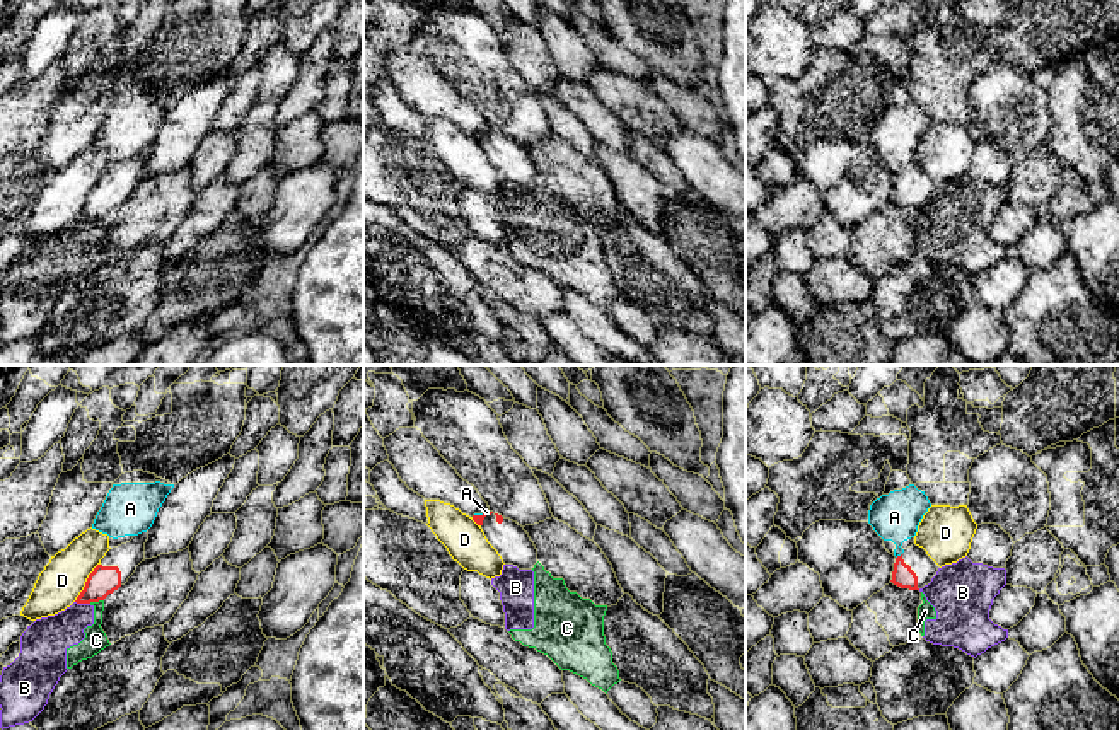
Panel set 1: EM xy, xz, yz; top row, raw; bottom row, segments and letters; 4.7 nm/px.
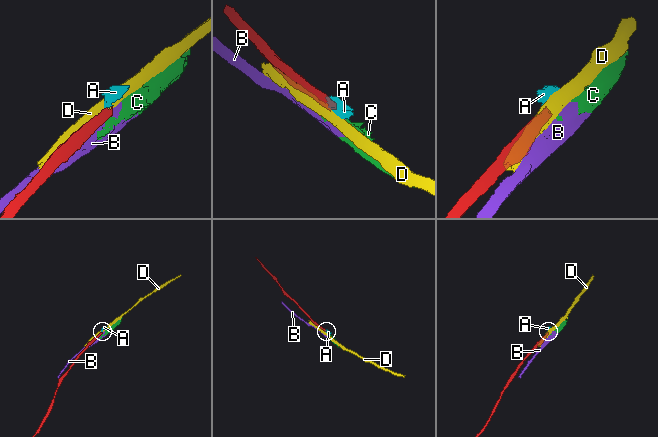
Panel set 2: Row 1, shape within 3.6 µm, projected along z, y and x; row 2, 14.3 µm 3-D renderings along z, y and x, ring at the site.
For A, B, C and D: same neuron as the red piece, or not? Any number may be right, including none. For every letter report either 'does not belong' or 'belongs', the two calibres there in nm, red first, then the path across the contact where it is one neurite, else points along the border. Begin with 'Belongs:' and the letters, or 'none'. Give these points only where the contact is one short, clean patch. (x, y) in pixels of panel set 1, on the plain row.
Belongs: none
A: does not belong; 100 nm thick on the red side, 220 nm on the other; border along yz (901, 171), (896, 176)
B: does not belong; 140 nm thick on the red side, 200 nm on the other
C: does not belong; 140 nm thick on the red side, 110 nm on the other; border along xy (103, 217), (89, 220)
D: does not belong; 140 nm thick on the red side, 200 nm on the other

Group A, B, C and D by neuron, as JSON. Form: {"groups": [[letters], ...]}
{"groups": [["A"], ["B", "C"], ["D"]]}

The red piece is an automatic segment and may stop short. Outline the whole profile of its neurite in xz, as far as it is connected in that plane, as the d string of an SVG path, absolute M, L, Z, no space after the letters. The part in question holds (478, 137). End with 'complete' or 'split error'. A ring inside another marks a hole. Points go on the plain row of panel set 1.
M493 130L473 133L473 138L483 147L505 182L513 182L519 188L534 186L537 167L522 143Z | split error

